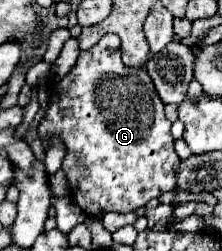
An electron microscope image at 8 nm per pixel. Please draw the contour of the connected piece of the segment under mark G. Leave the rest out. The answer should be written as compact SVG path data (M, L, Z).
M106 34L106 36L100 38L100 42L98 42L94 48L90 48L90 50L86 50L86 52L80 52L80 58L78 58L76 66L64 76L64 80L52 84L48 92L50 92L48 112L46 112L44 120L40 122L38 132L40 132L40 138L42 138L44 146L46 146L46 140L52 138L52 136L58 136L58 138L66 144L68 154L66 154L66 158L64 158L64 162L62 162L62 170L66 172L66 176L68 176L68 180L70 180L72 198L74 198L74 202L82 208L84 214L94 216L94 218L100 218L100 216L104 216L106 212L134 212L136 208L146 206L148 200L160 198L164 192L170 192L170 190L176 188L176 172L178 172L178 166L180 166L180 156L178 156L176 150L174 150L174 138L172 138L172 134L170 134L170 126L172 126L172 124L170 124L170 120L164 116L164 104L162 104L160 96L156 94L156 88L154 88L148 72L142 70L142 68L126 68L126 66L122 64L122 58L120 58L120 38L118 38L116 34Z

